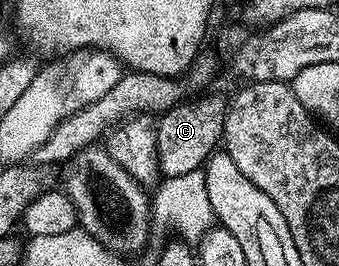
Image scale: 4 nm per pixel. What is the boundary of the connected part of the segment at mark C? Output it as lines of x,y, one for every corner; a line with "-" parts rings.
208,95
192,104
181,102
163,112
156,121
156,152
160,162
160,174
164,177
182,177
182,173
199,171
208,162
208,156
217,150
224,138
224,113
226,99
220,95

